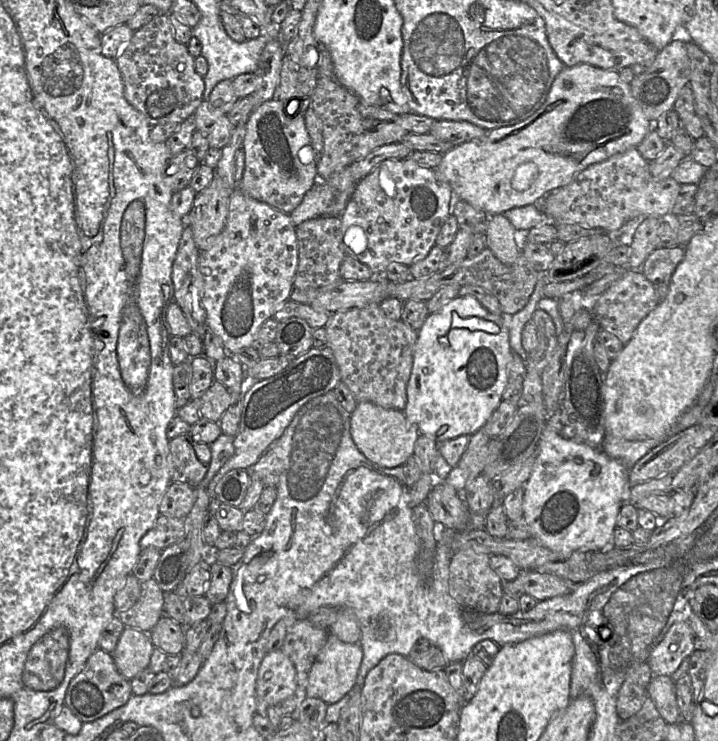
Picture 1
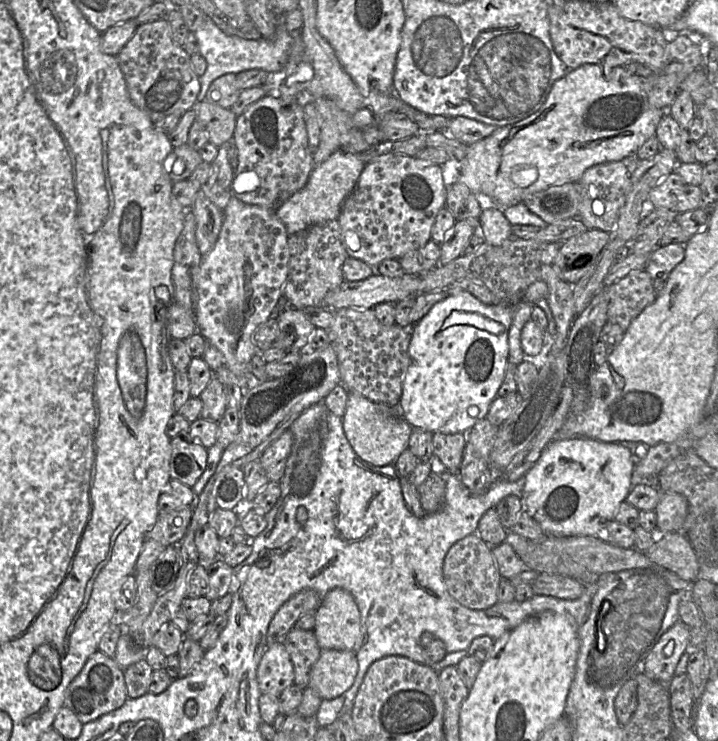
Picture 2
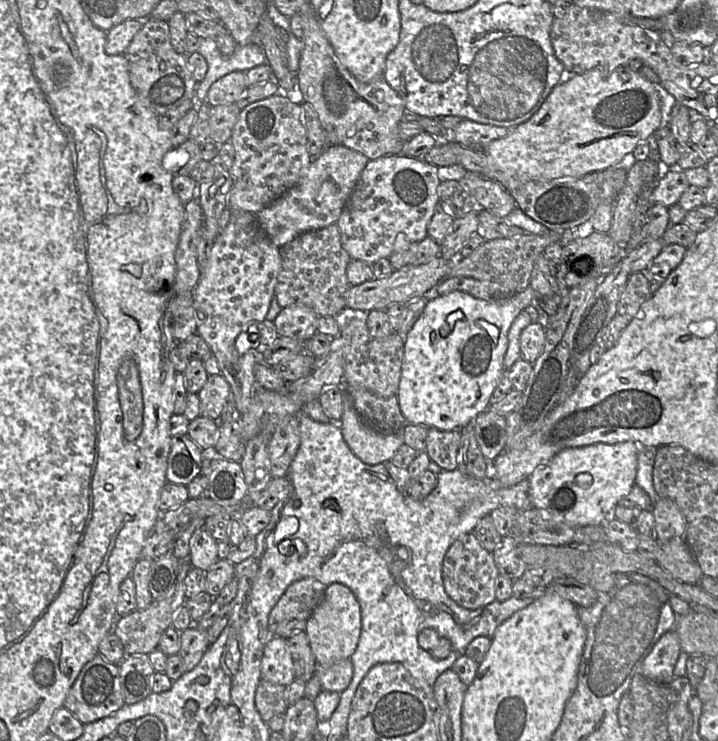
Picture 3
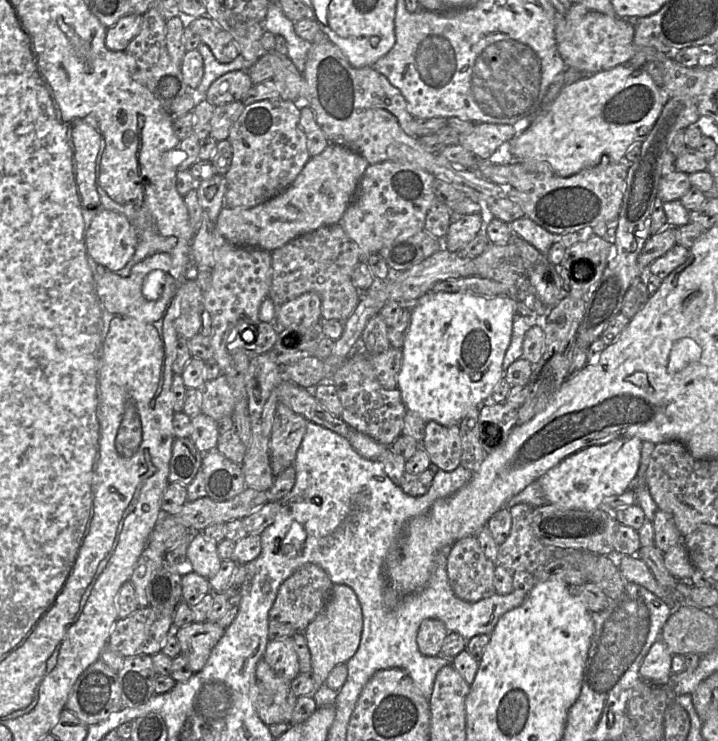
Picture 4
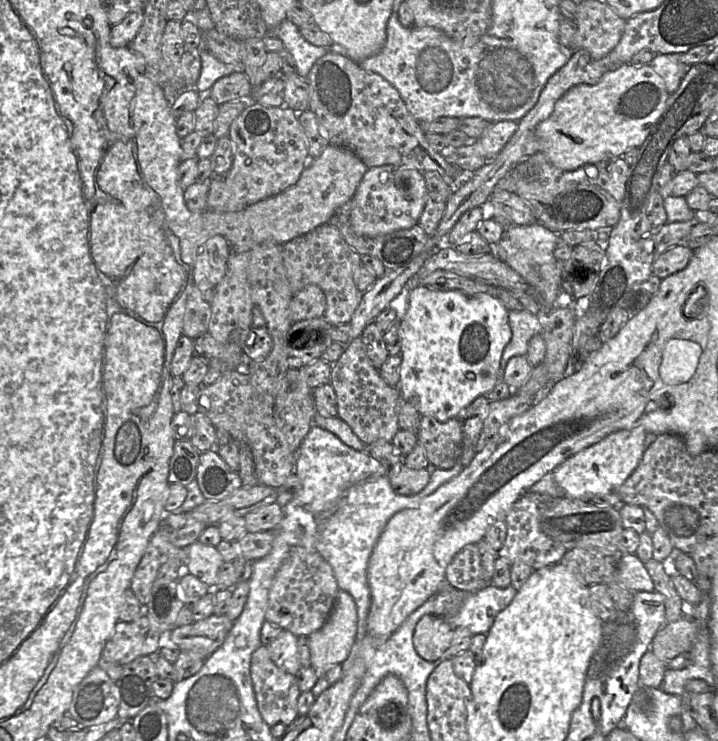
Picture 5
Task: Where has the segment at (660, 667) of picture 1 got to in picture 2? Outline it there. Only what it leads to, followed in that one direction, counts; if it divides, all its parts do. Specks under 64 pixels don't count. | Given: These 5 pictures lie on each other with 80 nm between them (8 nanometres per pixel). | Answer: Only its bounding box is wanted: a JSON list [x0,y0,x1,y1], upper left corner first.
[642,621,690,684]

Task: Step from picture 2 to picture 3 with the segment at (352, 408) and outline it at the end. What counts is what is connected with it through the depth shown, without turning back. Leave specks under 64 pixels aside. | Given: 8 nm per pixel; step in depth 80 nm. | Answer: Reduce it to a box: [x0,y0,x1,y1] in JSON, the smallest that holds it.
[339,392,404,465]

